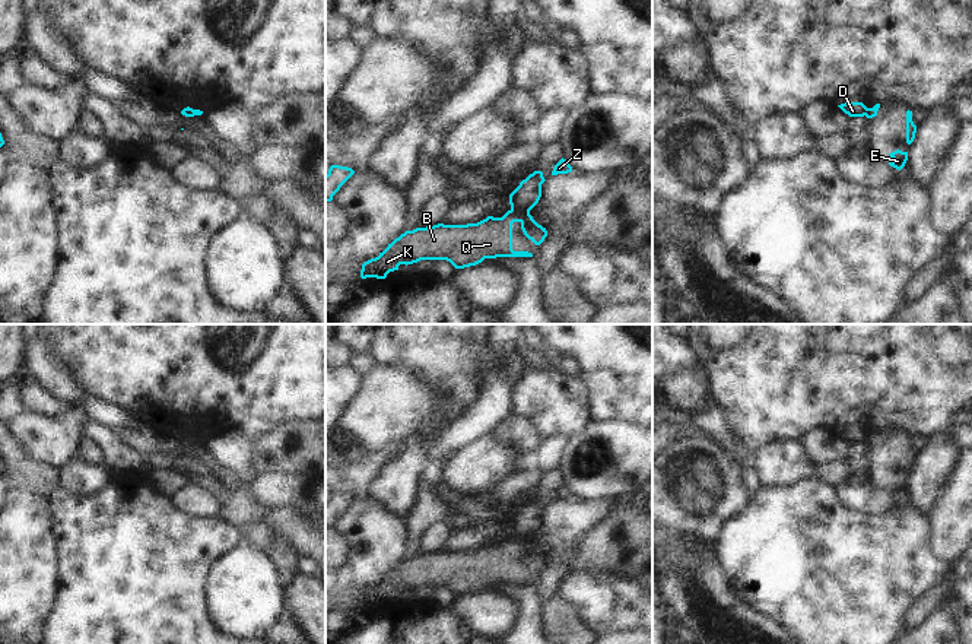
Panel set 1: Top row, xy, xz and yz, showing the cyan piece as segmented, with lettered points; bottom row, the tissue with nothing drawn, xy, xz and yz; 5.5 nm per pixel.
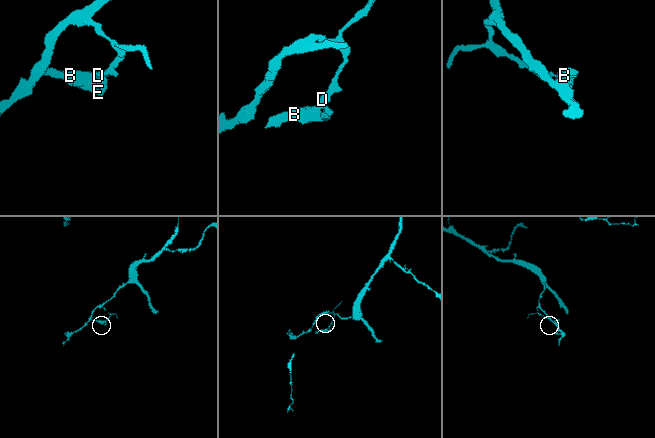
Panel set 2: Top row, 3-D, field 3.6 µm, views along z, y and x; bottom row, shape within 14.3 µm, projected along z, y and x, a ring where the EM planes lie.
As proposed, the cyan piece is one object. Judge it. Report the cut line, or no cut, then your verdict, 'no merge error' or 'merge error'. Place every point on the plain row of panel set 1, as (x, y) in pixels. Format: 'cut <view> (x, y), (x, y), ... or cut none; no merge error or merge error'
cut xz (511, 536), (529, 539); merge error

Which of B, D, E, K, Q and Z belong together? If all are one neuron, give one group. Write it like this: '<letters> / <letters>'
B E K Q / D Z

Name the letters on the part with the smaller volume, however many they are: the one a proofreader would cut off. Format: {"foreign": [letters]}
{"foreign": ["B", "E", "K", "Q"]}

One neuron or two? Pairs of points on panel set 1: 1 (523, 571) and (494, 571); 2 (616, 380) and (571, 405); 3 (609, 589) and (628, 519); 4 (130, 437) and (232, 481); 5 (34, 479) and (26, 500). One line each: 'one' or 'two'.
1: one
2: two
3: two
4: one
5: two

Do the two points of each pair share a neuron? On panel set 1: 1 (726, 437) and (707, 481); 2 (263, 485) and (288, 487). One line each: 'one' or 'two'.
1: two
2: one

